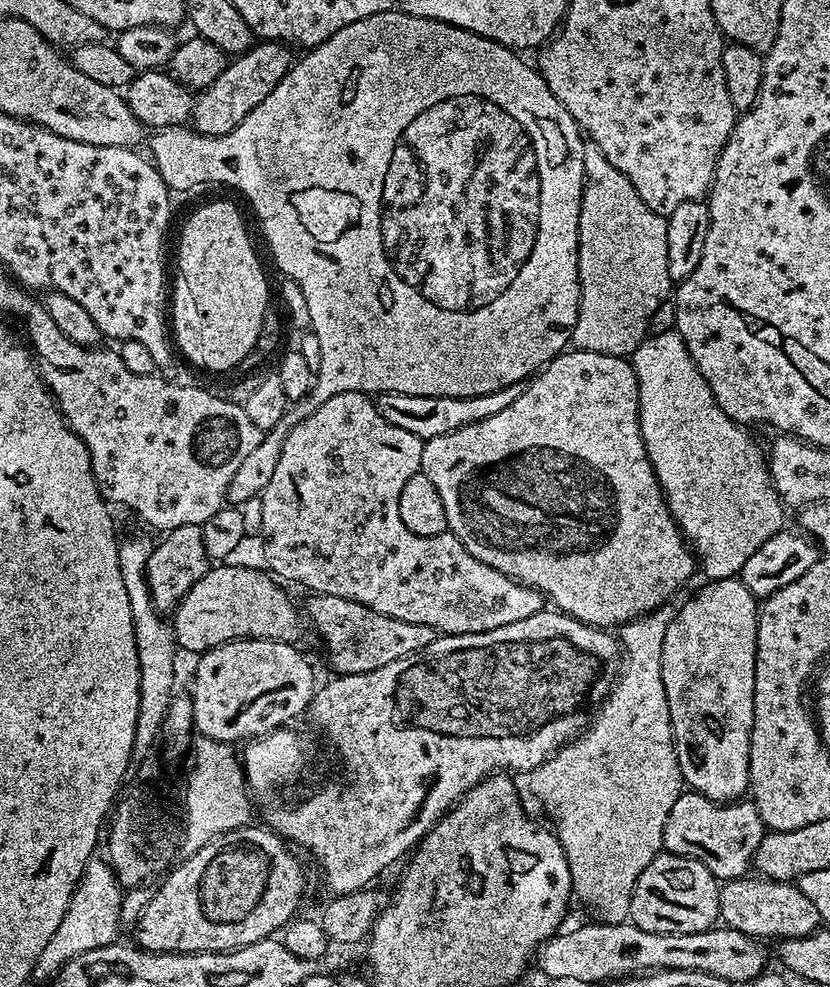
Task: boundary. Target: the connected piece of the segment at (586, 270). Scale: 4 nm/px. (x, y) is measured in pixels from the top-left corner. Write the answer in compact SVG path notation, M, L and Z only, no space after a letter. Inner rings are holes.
M592 184L580 194L576 270L579 304L570 340L579 351L597 357L627 357L645 339L644 323L656 308L656 252L652 240L632 221L624 204L608 188Z

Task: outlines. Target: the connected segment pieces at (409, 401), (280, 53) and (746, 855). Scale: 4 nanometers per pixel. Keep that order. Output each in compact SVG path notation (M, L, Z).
M512 384L508 388L500 388L485 396L397 396L387 397L388 404L380 404L378 411L381 419L398 430L409 432L420 441L433 440L442 434L450 434L462 426L470 426L474 422L482 422L490 418L490 414L498 414L518 398L521 385Z
M260 42L243 55L237 55L224 72L218 74L215 82L195 97L190 109L190 124L202 130L207 138L234 130L234 126L238 126L238 122L242 122L242 118L246 118L246 114L250 114L270 90L274 90L276 83L292 67L294 56L288 52L291 51L278 42Z
M687 798L674 802L662 831L663 851L665 848L676 856L697 860L710 875L732 880L750 860L750 848L744 845L744 828L734 813L724 809L727 807L700 804L691 804Z

